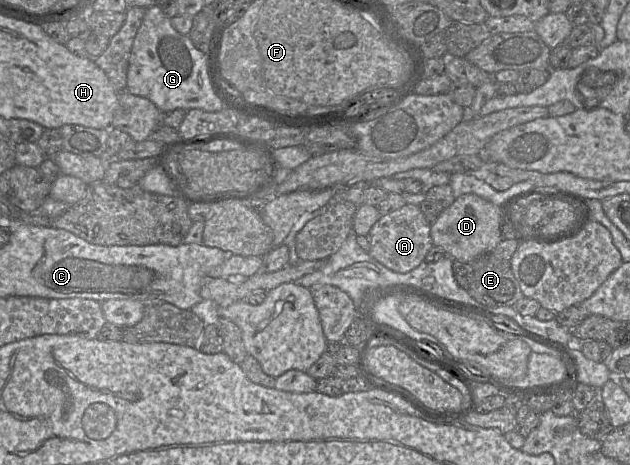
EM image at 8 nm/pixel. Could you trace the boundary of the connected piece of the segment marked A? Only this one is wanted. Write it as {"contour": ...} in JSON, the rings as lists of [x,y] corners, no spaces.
{"contour":[[[405,204],[403,207],[381,216],[369,231],[369,255],[388,269],[406,273],[418,267],[434,246],[431,237],[431,223],[427,221],[420,207]]]}

